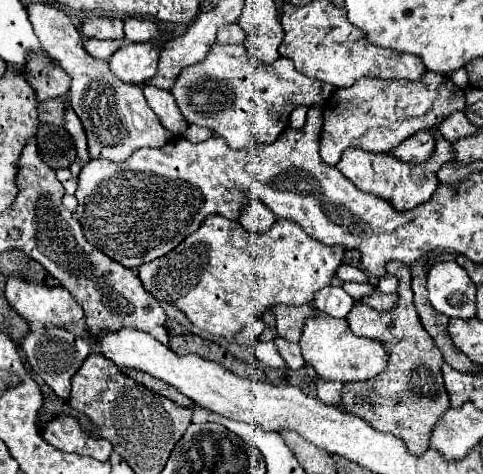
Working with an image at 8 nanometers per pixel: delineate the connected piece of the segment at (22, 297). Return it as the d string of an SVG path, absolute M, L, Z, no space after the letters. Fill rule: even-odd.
M7 278L5 298L9 306L27 322L69 326L83 320L83 310L61 286L47 288L43 284L21 282L19 278Z

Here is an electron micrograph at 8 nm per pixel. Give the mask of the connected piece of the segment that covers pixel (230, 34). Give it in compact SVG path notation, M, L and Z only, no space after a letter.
M239 24L221 26L219 32L217 32L217 42L219 44L243 44L243 38L245 38L245 32Z

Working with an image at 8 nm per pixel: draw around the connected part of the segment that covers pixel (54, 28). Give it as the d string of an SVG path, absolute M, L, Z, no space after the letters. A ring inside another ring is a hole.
M31 4L27 10L31 12L35 34L43 42L43 50L57 58L61 68L71 76L69 102L85 128L89 140L89 158L125 162L131 152L139 148L163 148L175 138L173 132L167 130L149 108L141 86L121 82L111 74L107 62L89 58L89 54L83 50L83 38L63 10L55 6L51 8L51 4Z

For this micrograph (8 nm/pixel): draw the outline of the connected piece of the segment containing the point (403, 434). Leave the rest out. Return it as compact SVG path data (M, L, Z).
M391 260L387 264L387 272L399 278L399 302L395 308L379 314L367 304L353 304L351 312L347 314L347 322L353 328L355 336L369 336L385 342L385 348L389 352L387 368L383 374L371 380L347 382L343 388L343 402L351 414L367 420L375 430L389 432L401 438L413 454L423 454L429 448L435 424L449 408L449 398L441 378L443 354L419 322L419 314L413 306L411 272L407 264Z

